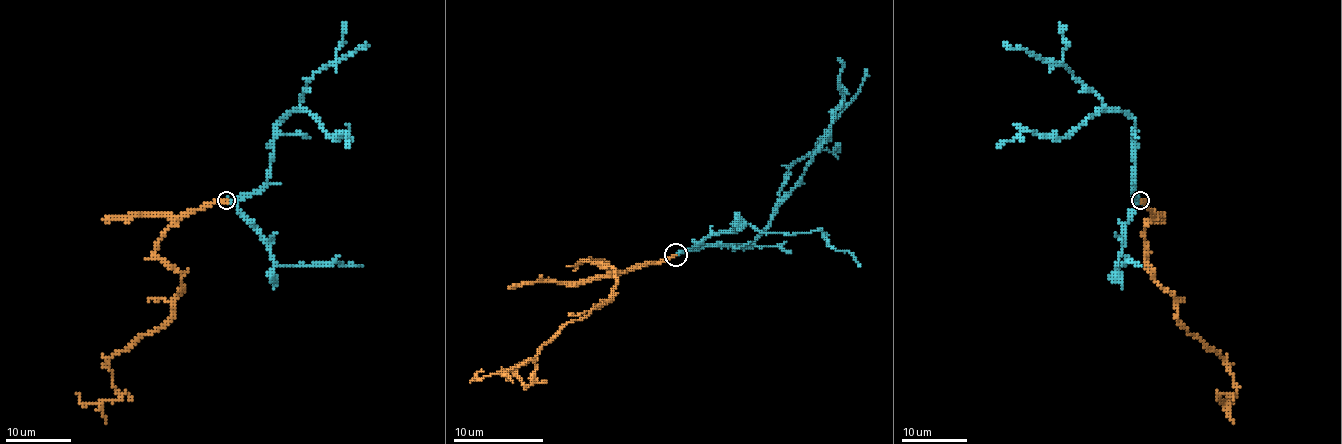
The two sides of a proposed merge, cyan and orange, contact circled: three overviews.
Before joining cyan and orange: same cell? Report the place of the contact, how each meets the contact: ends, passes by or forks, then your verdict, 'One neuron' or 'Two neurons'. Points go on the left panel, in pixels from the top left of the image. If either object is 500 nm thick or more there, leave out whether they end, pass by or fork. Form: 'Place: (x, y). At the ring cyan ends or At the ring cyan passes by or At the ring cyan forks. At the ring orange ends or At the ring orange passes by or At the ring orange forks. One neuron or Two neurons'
Place: (226, 200). At the ring cyan ends. At the ring orange ends. One neuron

